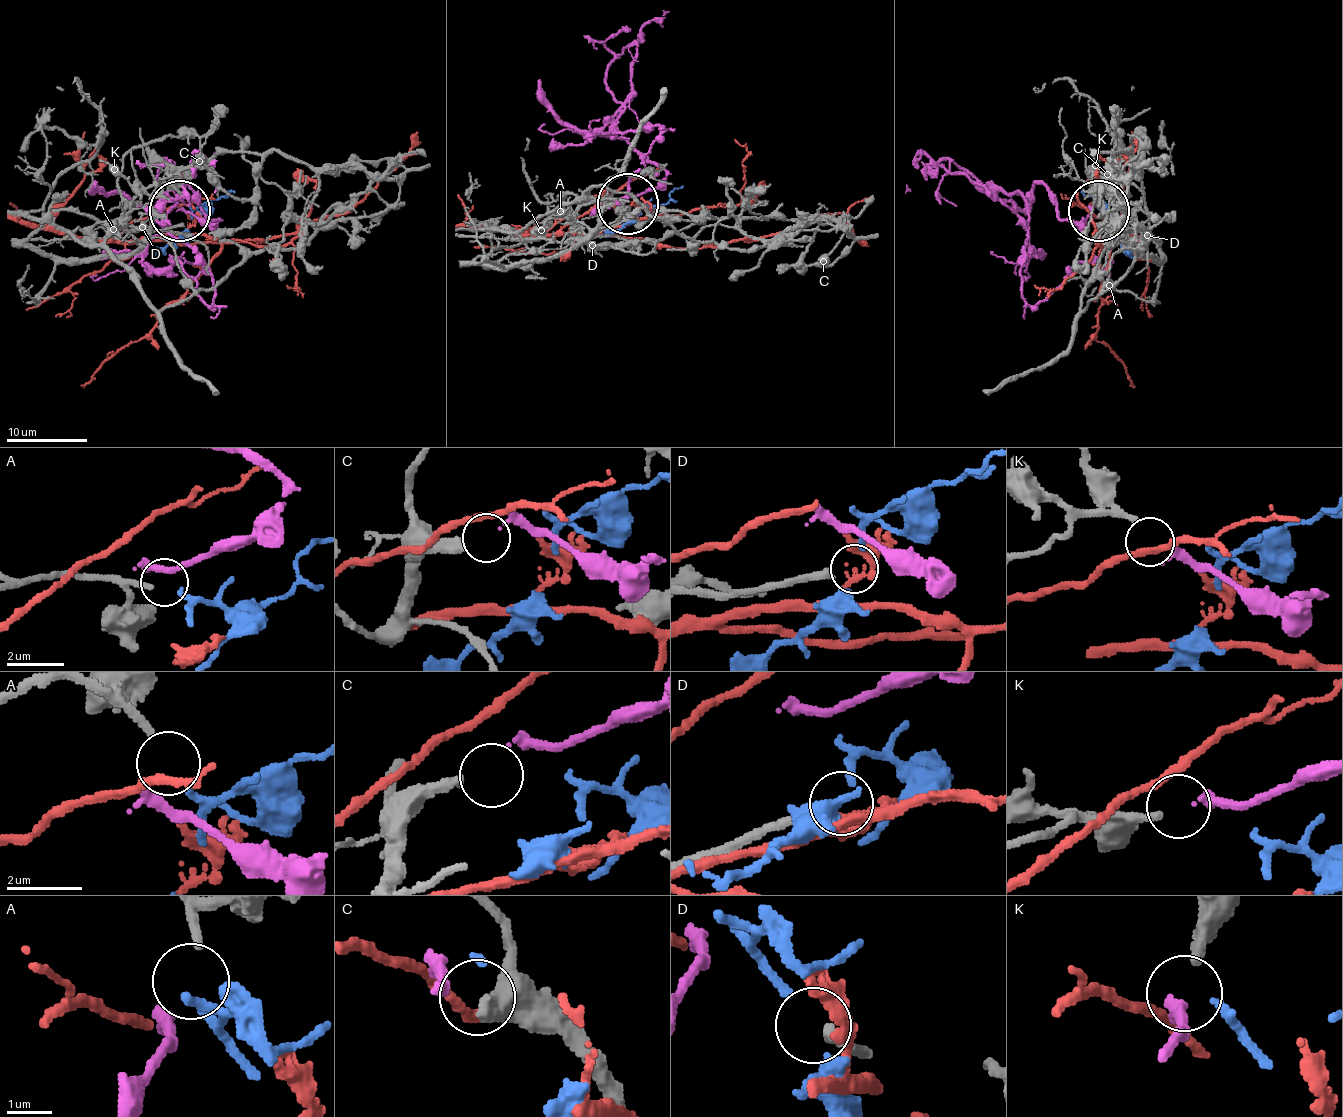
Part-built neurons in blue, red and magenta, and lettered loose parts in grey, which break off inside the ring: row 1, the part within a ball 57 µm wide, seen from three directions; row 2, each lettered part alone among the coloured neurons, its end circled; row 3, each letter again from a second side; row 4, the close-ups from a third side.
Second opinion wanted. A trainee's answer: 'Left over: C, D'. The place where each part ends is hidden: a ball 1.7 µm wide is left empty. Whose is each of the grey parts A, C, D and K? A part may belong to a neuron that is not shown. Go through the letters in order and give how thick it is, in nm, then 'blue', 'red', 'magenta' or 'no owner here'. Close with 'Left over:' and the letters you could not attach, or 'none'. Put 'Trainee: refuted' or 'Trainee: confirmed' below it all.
A: calibre 200 nm; blue
C: calibre 360 nm; no owner here
D: calibre 240 nm; no owner here
K: calibre 240 nm; magenta
Left over: C, D
Trainee: confirmed

